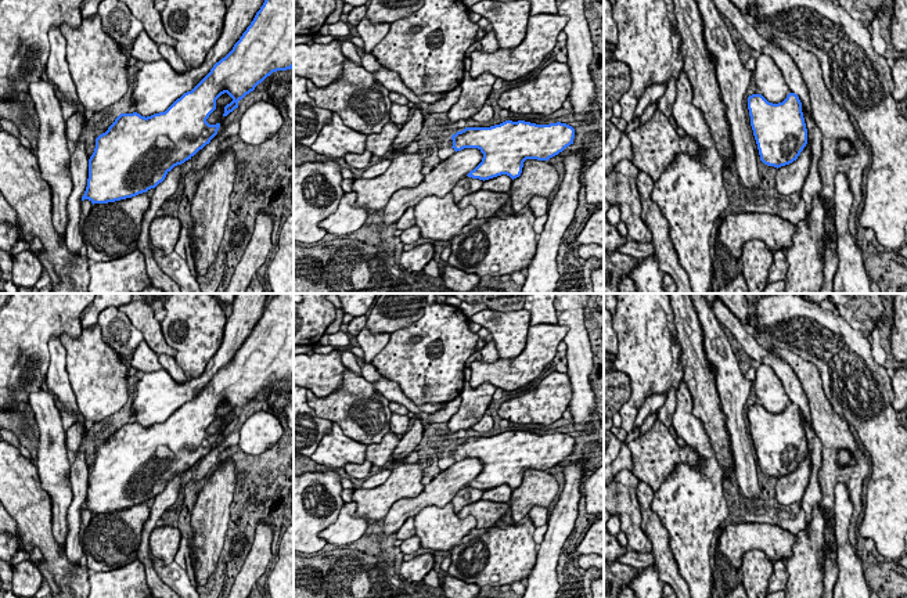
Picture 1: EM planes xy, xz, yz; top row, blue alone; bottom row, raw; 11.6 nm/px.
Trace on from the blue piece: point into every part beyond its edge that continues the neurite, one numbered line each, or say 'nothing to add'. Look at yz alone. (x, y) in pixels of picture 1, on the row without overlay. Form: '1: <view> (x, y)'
1: yz (769, 388)

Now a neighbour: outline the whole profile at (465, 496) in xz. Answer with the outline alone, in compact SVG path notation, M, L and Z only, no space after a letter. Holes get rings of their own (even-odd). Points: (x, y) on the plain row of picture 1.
M464 487L450 501L460 519L472 515L478 529L490 529L507 514L507 502L493 502L482 498L483 490Z

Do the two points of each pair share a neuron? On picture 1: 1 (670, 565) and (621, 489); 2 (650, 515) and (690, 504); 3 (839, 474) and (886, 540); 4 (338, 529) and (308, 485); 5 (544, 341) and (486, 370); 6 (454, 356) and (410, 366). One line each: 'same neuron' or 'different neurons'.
1: different neurons
2: different neurons
3: different neurons
4: same neuron
5: same neuron
6: same neuron

